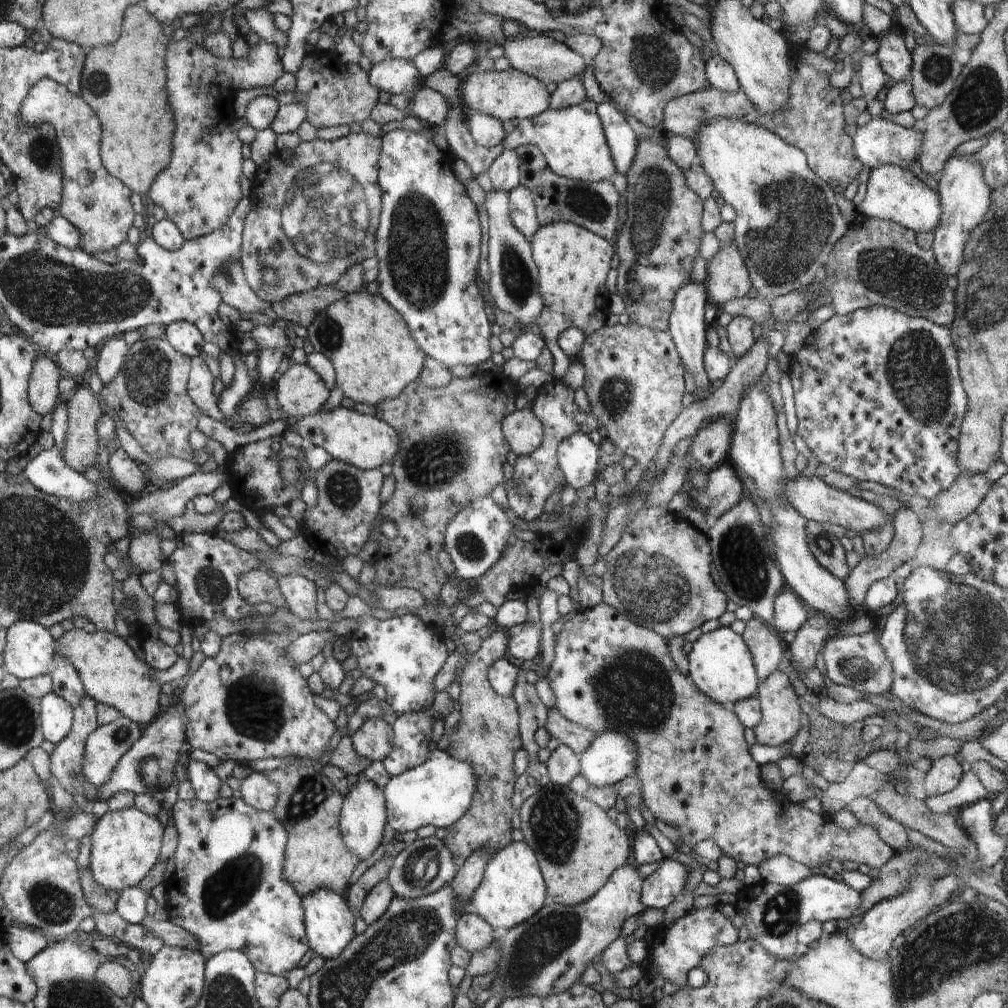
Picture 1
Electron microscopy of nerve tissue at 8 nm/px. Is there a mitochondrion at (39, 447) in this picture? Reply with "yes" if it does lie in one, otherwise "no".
no

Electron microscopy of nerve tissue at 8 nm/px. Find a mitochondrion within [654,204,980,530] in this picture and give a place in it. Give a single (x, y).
(920, 379)

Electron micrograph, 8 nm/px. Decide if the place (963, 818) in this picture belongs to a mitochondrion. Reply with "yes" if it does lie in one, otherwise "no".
no

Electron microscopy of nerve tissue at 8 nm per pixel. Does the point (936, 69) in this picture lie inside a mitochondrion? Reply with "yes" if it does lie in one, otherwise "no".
yes

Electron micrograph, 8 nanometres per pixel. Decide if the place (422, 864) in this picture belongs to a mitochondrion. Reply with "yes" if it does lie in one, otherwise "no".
yes

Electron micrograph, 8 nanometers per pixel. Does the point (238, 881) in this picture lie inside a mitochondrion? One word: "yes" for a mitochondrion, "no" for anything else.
yes

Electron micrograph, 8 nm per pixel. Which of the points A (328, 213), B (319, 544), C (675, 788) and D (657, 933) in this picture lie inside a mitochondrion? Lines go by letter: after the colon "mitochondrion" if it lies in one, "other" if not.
A: mitochondrion
B: other
C: other
D: other

